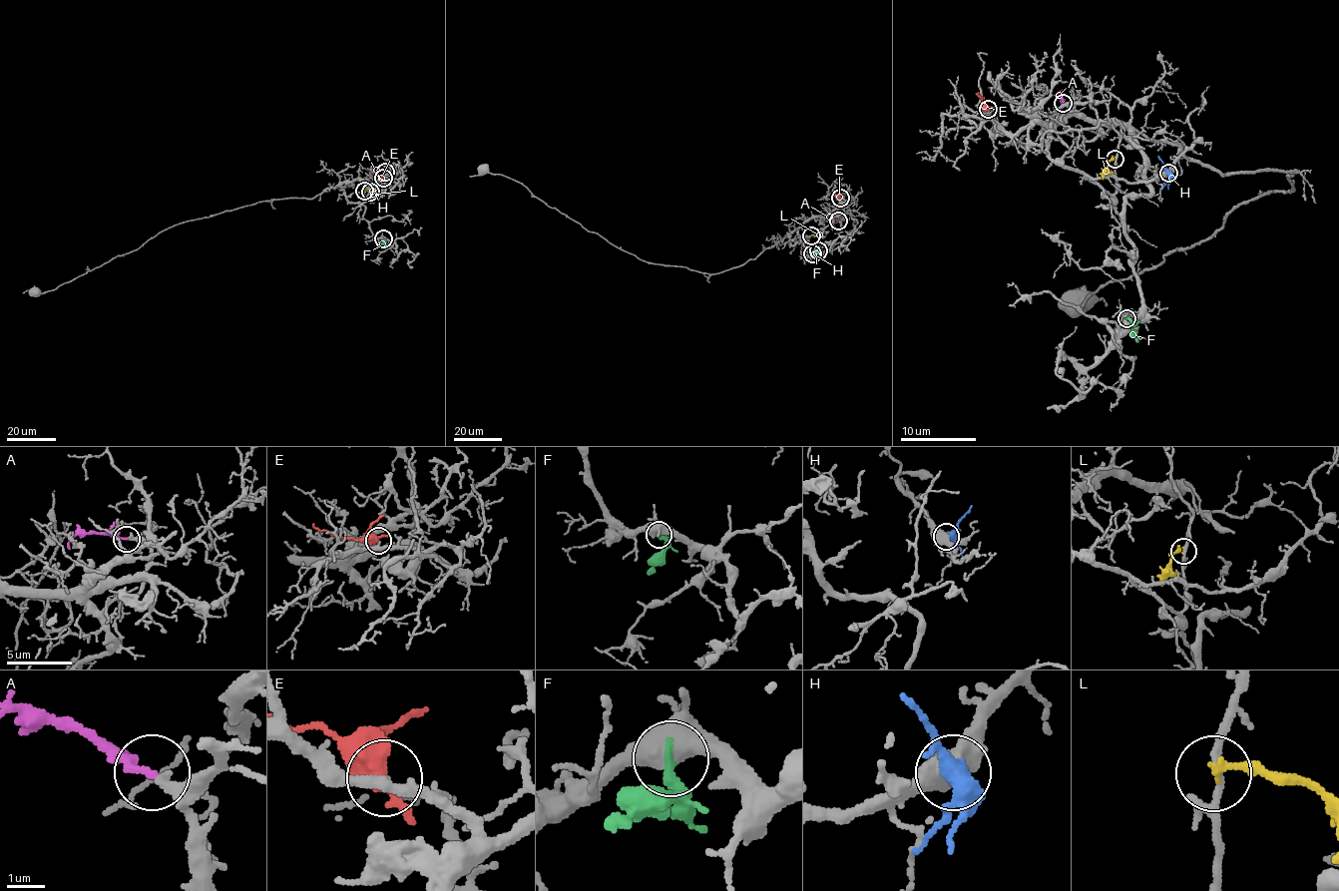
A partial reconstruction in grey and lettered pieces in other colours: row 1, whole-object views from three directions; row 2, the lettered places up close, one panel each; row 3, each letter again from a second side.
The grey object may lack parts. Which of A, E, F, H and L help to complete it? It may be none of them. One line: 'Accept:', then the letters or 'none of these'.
Accept: A

